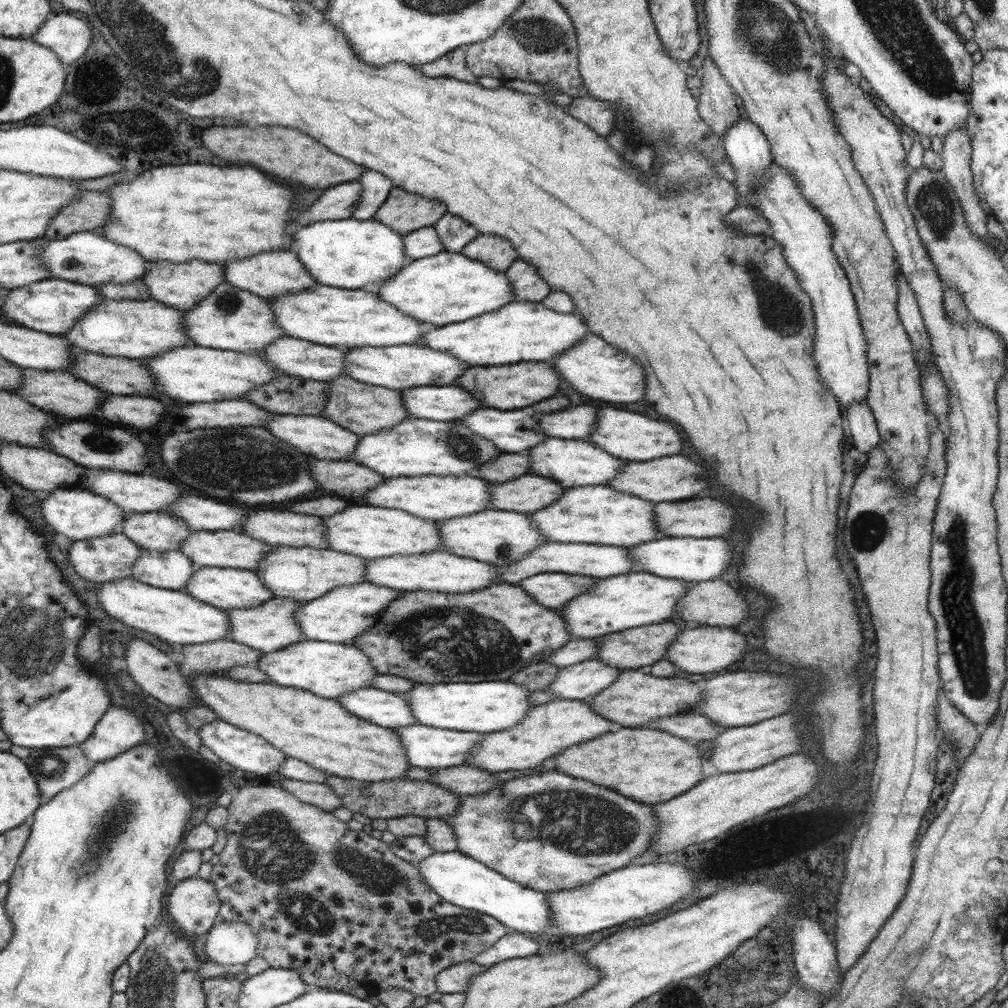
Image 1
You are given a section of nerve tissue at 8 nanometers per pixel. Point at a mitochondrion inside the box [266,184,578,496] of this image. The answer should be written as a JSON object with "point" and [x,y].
{"point":[469,449]}

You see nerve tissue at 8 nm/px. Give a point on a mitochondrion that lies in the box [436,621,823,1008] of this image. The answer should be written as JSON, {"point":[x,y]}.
{"point":[586,824]}

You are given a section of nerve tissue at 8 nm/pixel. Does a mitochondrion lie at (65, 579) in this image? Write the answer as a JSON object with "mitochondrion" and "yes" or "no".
{"mitochondrion":"no"}

